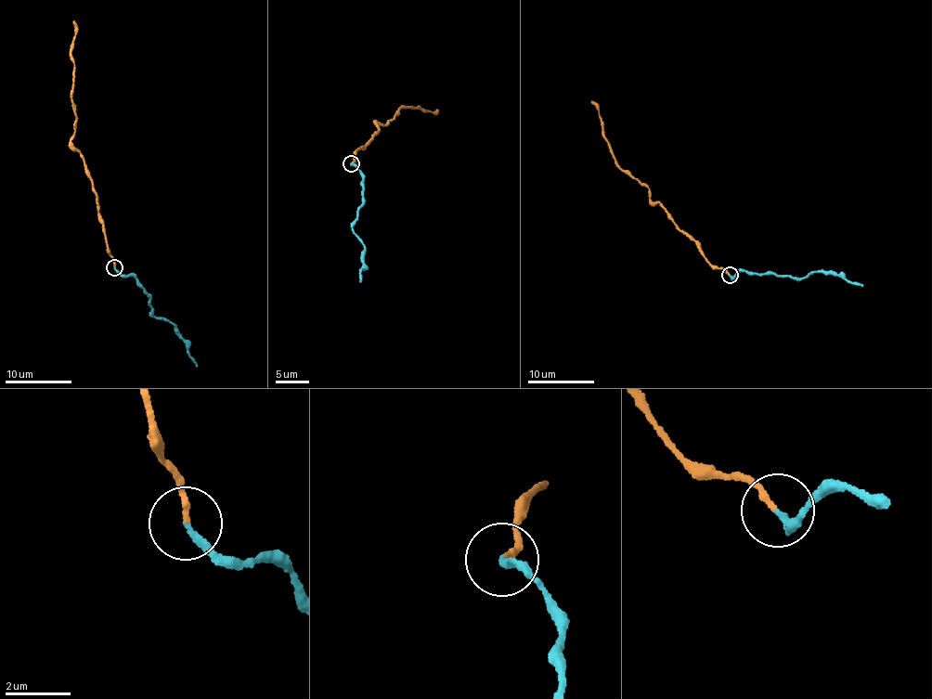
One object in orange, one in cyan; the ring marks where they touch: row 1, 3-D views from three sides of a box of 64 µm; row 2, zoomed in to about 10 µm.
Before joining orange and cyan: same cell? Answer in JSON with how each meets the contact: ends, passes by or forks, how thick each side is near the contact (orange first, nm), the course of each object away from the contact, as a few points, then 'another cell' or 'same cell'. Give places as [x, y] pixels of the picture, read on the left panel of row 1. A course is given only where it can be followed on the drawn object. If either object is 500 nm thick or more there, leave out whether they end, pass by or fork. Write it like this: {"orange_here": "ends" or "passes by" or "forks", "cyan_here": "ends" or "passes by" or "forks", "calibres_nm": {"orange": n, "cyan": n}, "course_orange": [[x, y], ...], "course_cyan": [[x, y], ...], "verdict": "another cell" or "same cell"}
{"orange_here": "ends", "cyan_here": "ends", "calibres_nm": {"orange": 170, "cyan": 200}, "course_orange": [[114, 267], [93, 180], [83, 156], [71, 144], [76, 118], [71, 100], [75, 70], [71, 47], [73, 21]], "course_cyan": [[114, 267], [141, 286], [149, 298], [148, 303], [155, 318], [172, 323], [179, 331], [196, 367]], "verdict": "same cell"}

